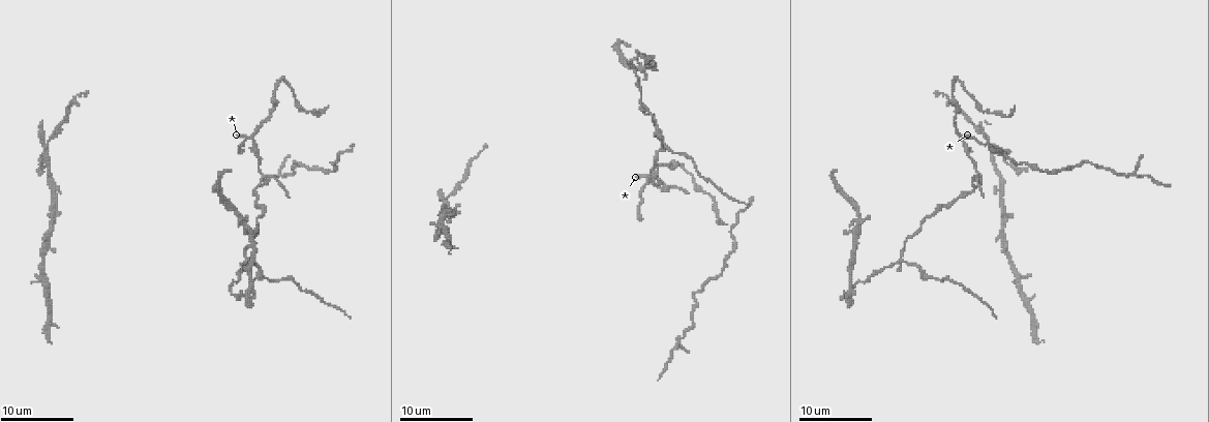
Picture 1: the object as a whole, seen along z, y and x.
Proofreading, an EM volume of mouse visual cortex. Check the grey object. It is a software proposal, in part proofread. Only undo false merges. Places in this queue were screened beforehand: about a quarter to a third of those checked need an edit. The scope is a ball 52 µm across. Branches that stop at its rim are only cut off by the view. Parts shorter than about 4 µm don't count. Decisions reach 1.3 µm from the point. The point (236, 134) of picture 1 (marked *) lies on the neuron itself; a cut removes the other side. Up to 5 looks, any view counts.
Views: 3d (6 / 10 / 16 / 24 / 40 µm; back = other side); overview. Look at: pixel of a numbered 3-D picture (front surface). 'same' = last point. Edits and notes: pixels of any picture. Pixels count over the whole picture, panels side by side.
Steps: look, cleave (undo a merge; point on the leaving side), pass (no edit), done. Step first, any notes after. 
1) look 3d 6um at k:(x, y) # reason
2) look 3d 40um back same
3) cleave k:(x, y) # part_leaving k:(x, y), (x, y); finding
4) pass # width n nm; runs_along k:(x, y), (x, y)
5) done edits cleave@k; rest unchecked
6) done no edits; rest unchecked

look 3d 16um at 1:(964, 139) # three arms meet

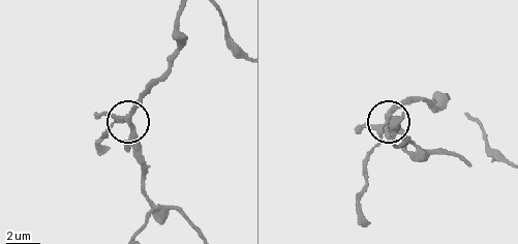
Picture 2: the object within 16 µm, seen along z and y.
pass # width 270 nm; all the same neuron

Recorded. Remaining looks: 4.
look 3d 6um at 1:(264, 176) # four or more arms meet

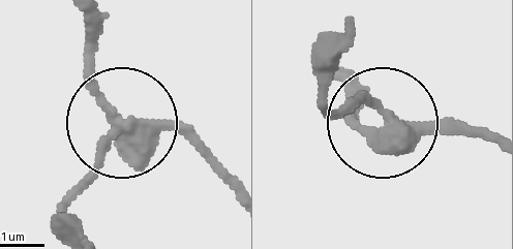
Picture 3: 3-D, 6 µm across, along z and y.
pass # side_arm 5 um; all the same neuron

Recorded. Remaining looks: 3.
look 3d 10um at 1:(900, 261) # four arms meet

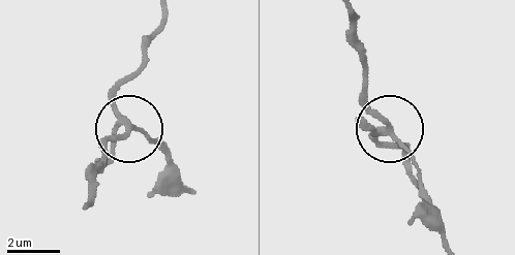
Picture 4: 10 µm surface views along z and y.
look 3d 10um back at 4:(391, 129)

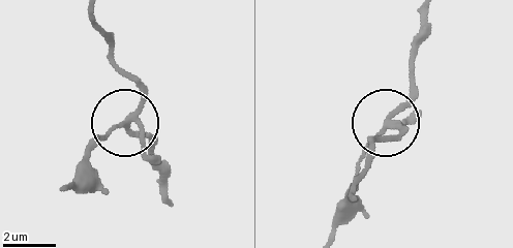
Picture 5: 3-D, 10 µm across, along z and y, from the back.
pass # side_arm 24 um; runs_along 5:(91, 14), (138, 94), (122, 123), (93, 138); continuous, no second neuron

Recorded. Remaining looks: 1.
done no edits; rest unchecked

